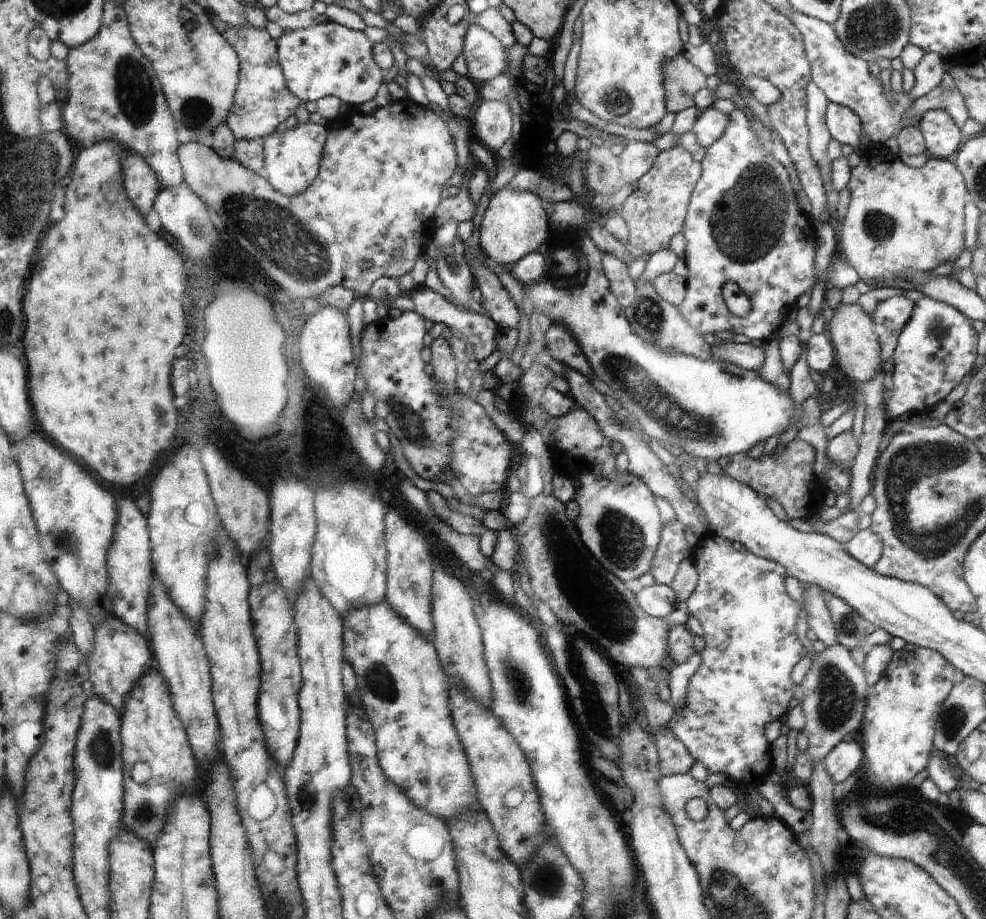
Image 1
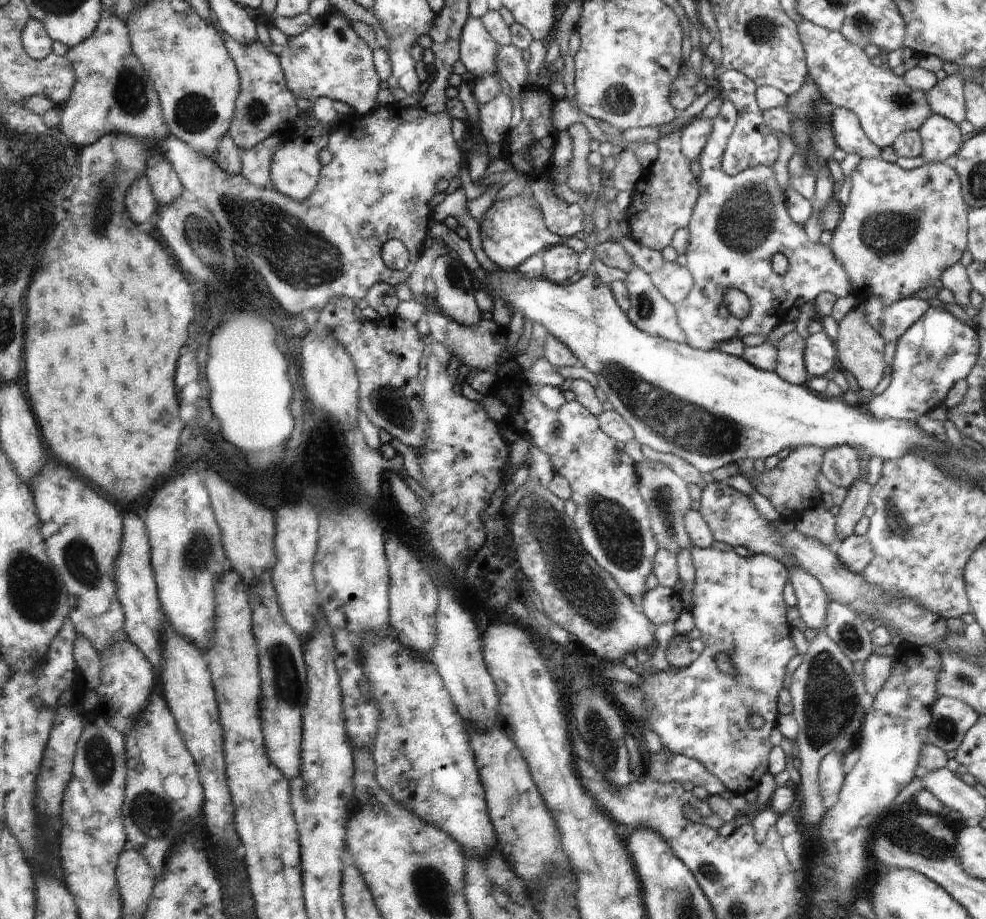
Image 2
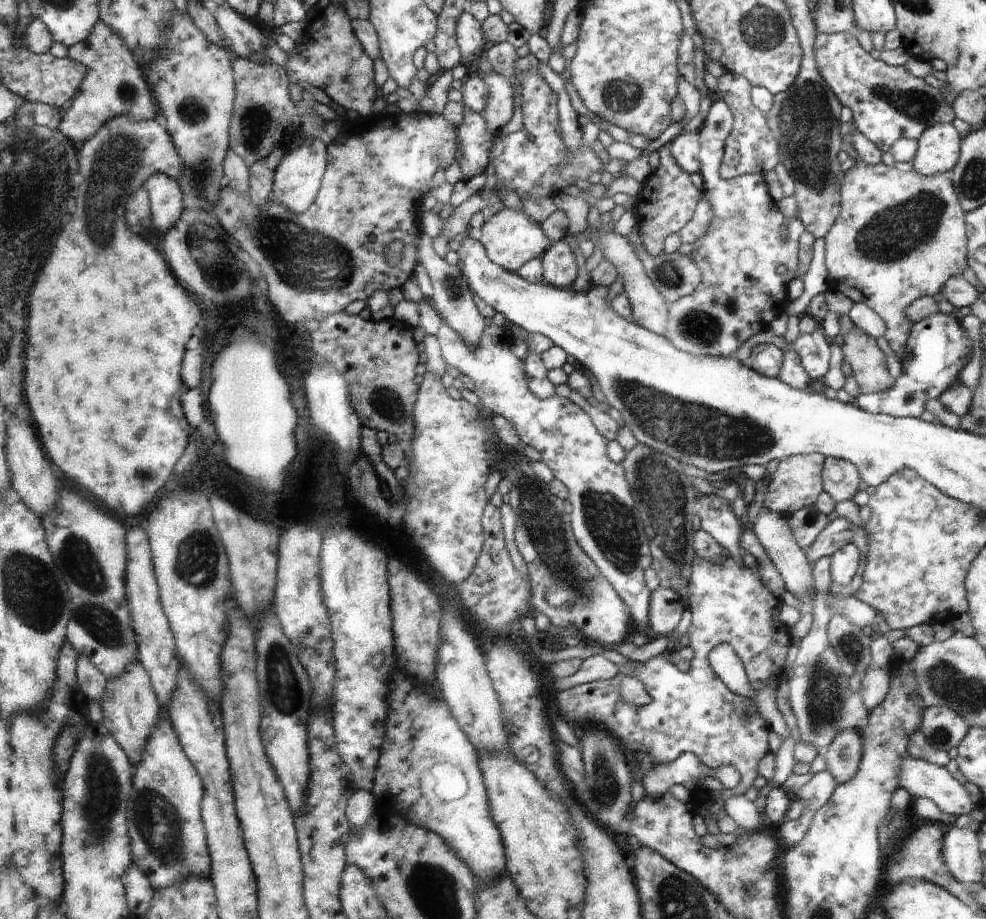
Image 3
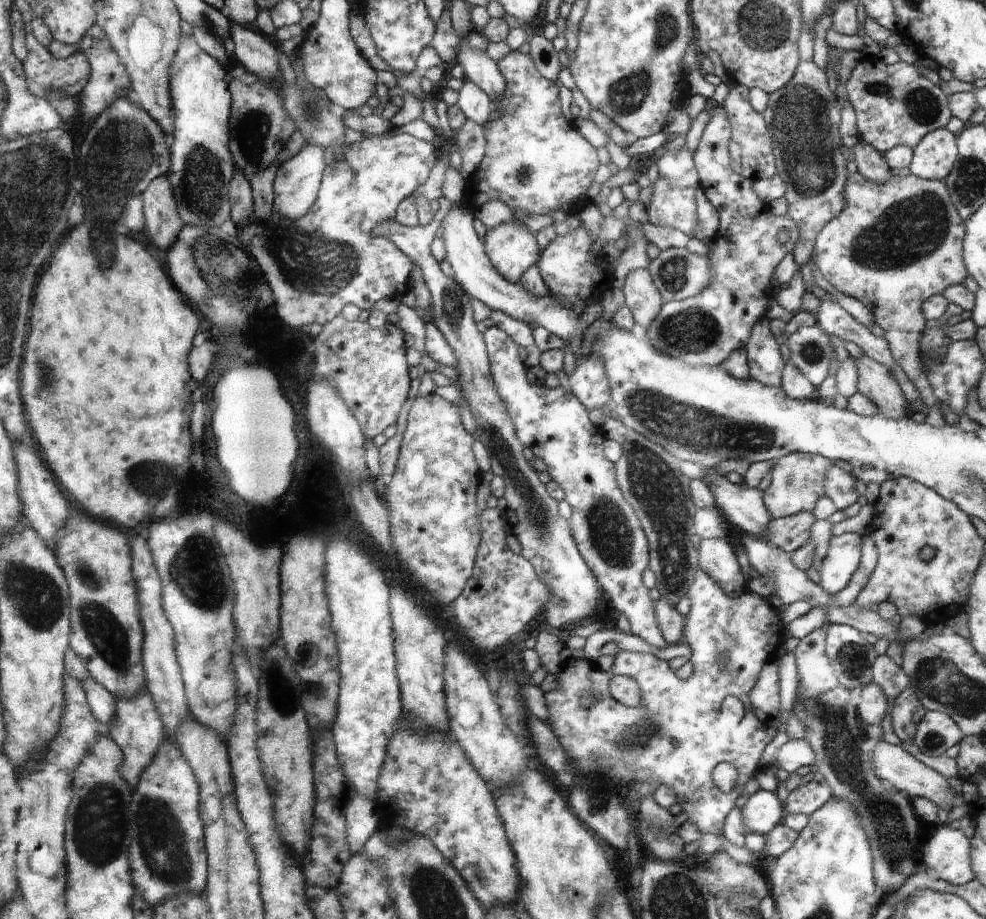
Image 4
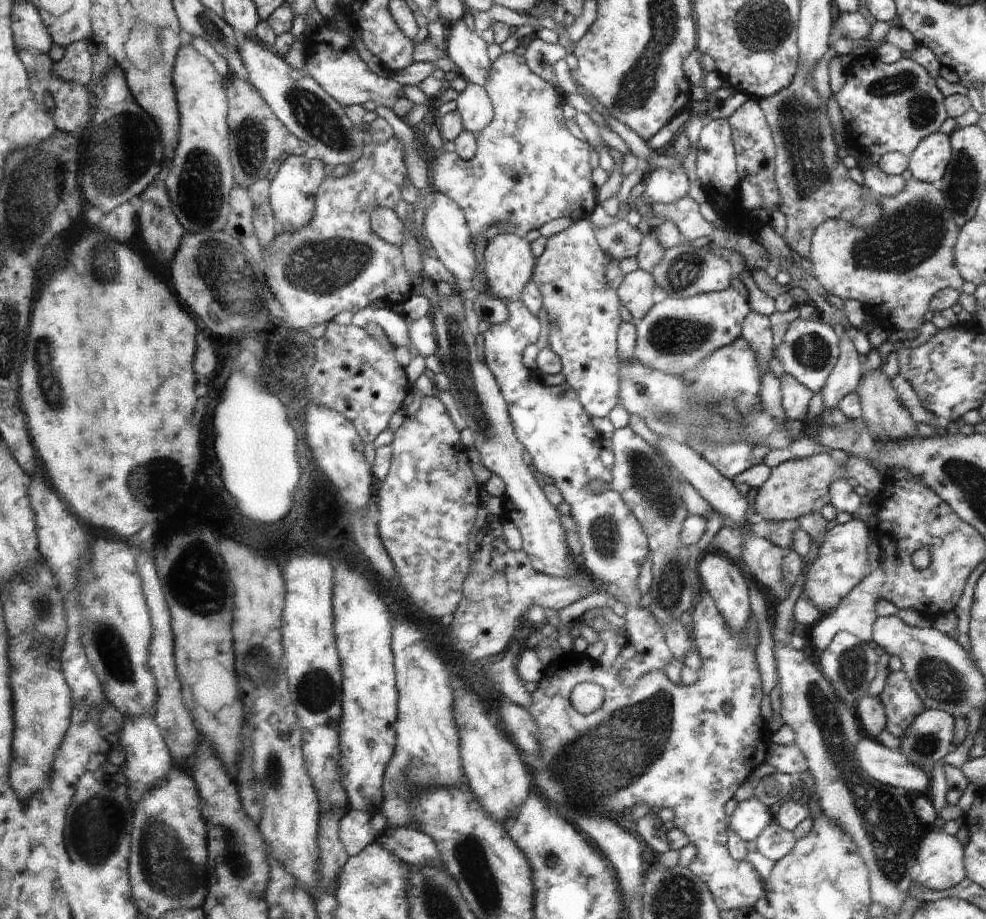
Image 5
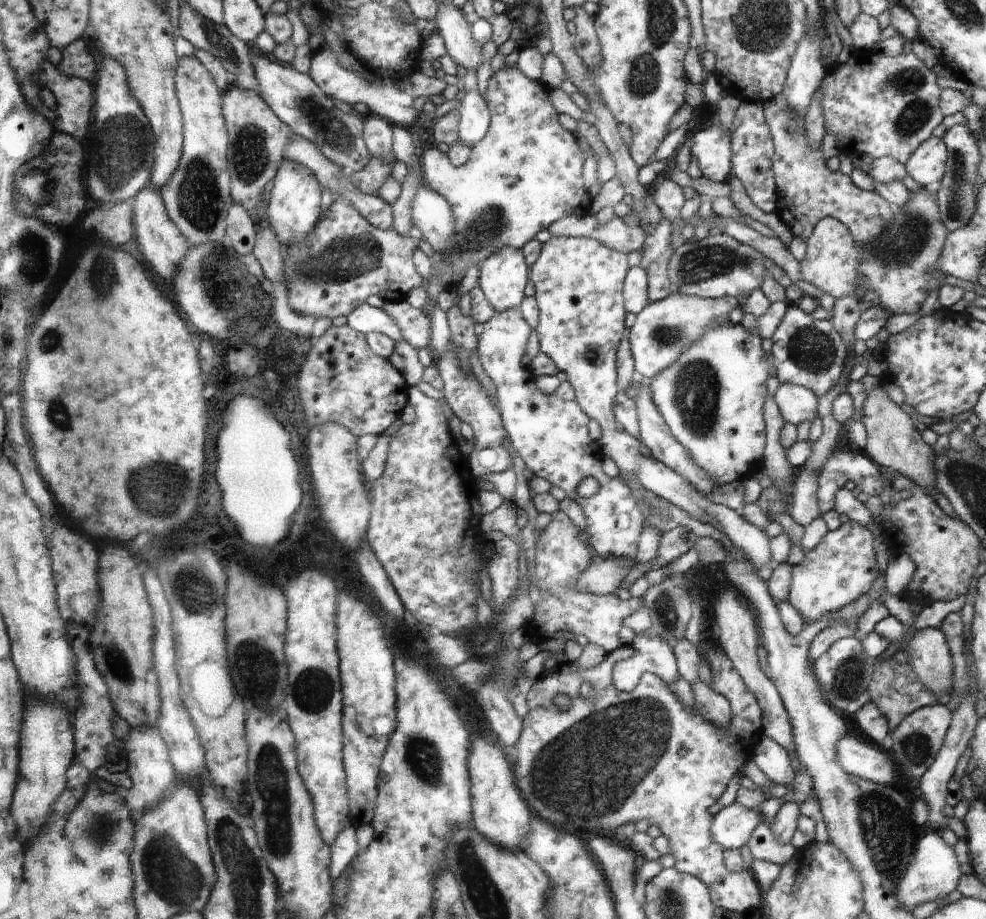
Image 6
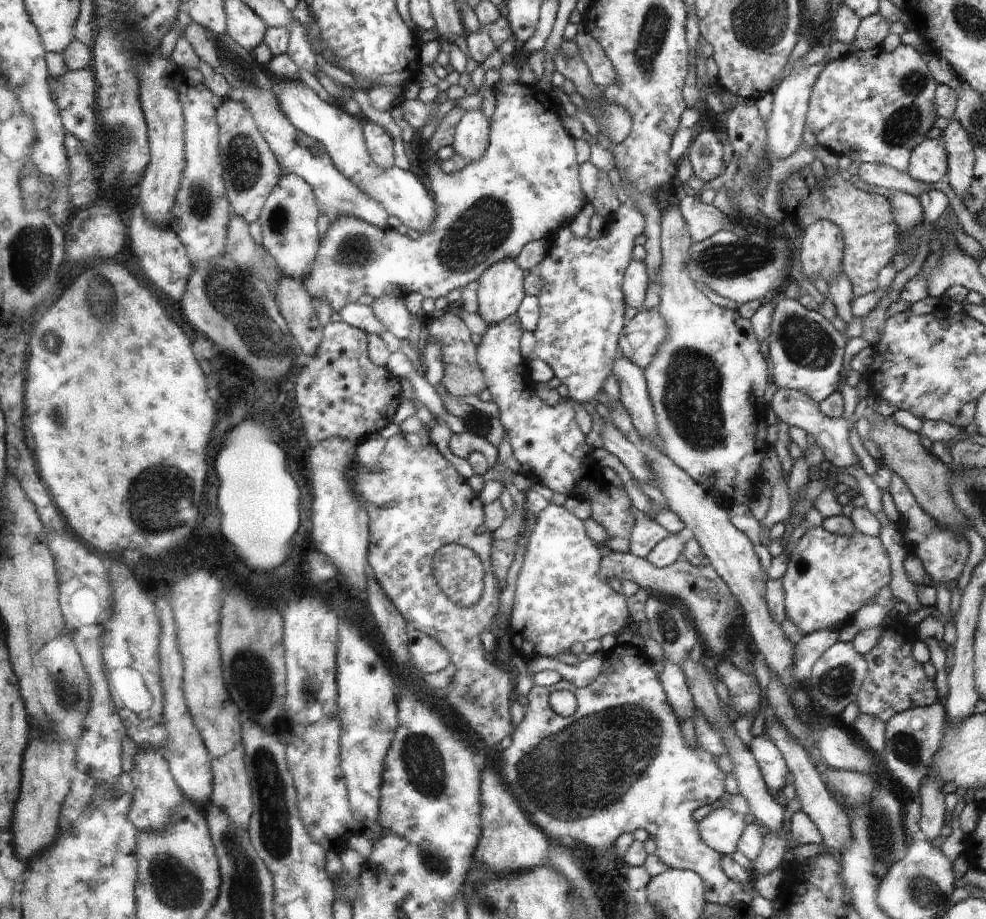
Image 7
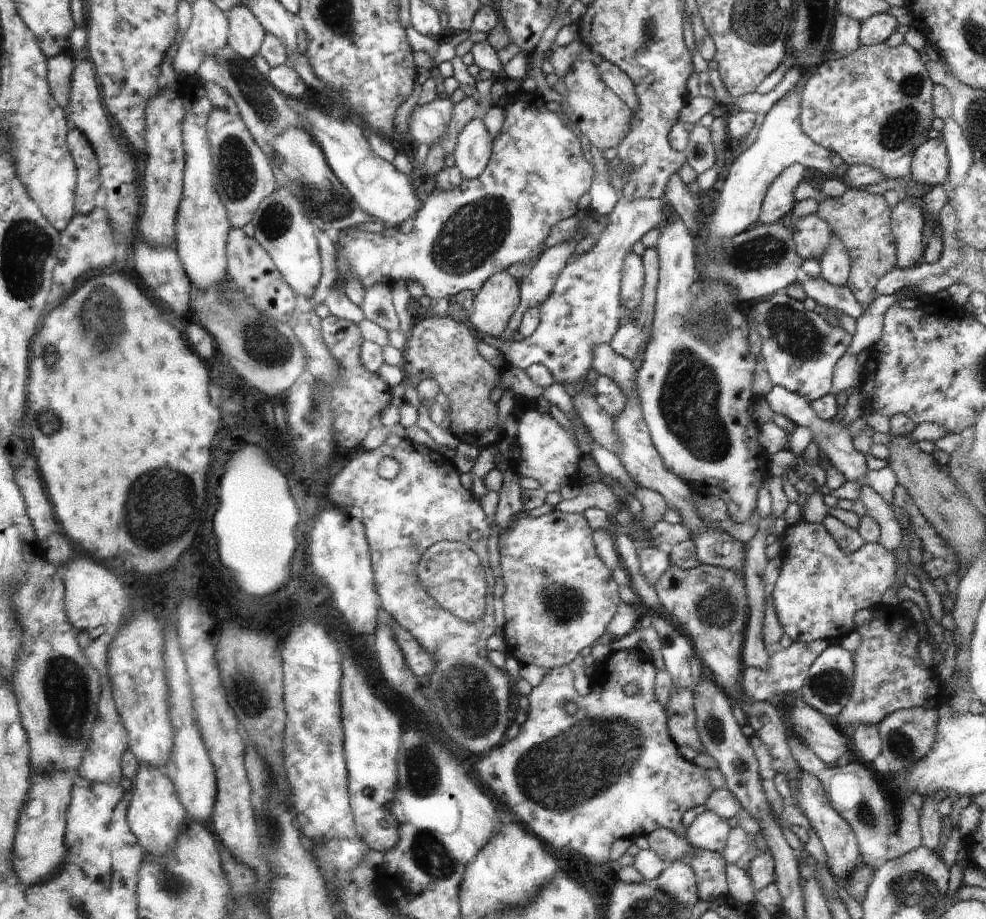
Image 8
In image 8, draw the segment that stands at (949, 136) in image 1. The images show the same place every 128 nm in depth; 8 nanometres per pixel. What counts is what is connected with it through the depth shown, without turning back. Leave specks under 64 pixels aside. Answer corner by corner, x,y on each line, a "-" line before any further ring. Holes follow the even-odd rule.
941,138
930,139
913,154
912,179
935,187
948,179
950,163
947,148

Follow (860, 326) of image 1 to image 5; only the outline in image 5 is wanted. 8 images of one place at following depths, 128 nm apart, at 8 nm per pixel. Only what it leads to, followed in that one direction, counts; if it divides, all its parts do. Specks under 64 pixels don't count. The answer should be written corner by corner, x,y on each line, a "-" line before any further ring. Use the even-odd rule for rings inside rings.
872,370
863,375
856,390
860,395
862,404
862,418
866,426
878,434
878,438
894,438
897,440
910,440
916,436
916,422
912,420
910,412
902,406
902,402
896,402
896,390
890,382
890,378
879,370

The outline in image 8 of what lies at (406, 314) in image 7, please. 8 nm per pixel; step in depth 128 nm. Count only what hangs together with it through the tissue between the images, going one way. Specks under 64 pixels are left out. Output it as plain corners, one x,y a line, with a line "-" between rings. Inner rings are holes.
374,284
364,292
364,300
359,306
369,321
388,332
400,328
400,320
392,305
391,285

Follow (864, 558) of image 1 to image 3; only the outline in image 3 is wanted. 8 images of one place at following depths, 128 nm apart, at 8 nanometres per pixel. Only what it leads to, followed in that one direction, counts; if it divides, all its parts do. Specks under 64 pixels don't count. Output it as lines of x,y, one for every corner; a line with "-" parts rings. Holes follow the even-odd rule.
848,543
830,555
830,576
832,582
845,588
856,576
863,565
864,558
861,550
855,544

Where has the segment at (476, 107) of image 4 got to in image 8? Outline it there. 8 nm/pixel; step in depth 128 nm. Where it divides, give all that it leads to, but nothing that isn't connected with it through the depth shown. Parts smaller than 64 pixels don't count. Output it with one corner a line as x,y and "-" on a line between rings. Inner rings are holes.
480,116
470,119
461,128
453,152
455,166
460,170
462,178
478,178
492,160
492,154
493,138
488,134
483,119

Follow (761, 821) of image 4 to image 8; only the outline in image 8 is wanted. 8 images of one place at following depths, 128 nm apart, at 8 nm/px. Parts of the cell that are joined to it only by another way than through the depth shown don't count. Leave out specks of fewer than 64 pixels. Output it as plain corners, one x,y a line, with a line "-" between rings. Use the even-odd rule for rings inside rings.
710,811
698,814
689,826
687,840
692,846
719,853
724,850
726,838
733,827
728,819
724,820
718,814

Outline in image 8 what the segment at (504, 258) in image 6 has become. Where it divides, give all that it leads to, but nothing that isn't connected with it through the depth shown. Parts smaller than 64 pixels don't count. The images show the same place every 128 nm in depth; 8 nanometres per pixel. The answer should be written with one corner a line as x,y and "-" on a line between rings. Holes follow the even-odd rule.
507,270
493,274
480,292
475,293
472,314
468,323
478,330
480,337
488,334
492,338
501,338
508,329
509,321
520,302
520,288
514,276

